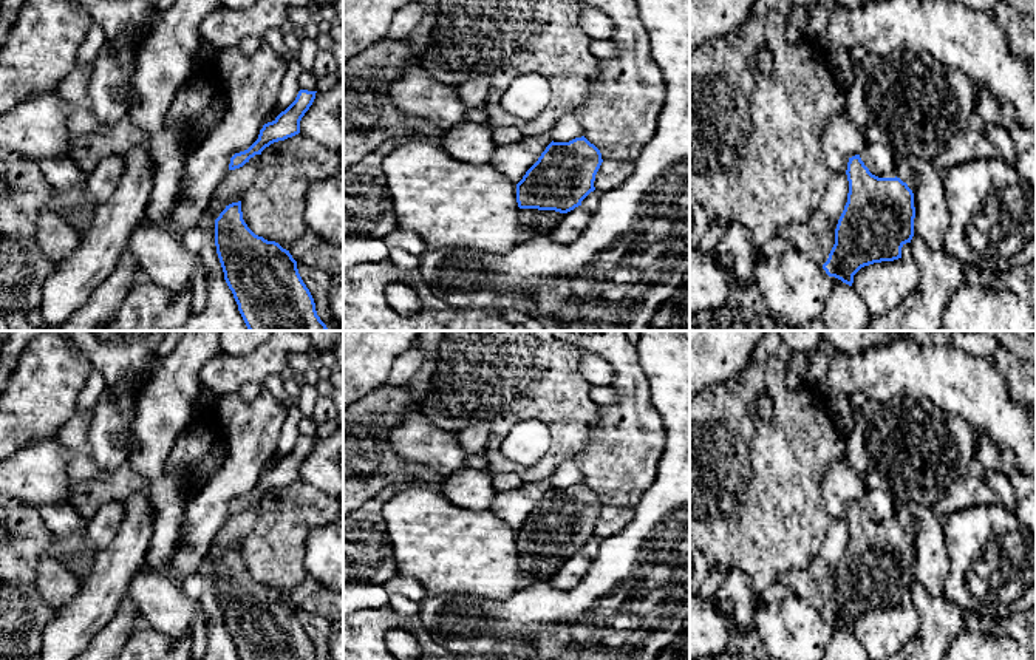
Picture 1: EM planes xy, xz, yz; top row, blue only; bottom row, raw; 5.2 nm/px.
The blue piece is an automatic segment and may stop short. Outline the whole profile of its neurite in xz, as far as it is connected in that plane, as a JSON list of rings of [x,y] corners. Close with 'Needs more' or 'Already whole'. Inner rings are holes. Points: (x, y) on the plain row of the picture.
[[[584,482],[550,488],[516,530],[523,584],[547,583],[563,560],[581,552],[595,536],[601,512],[600,496]]]. Needs more

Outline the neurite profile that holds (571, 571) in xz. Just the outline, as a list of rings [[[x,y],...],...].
[[[581,552],[563,560],[558,570],[549,578],[547,584],[558,590],[574,589],[588,573],[592,560]]]

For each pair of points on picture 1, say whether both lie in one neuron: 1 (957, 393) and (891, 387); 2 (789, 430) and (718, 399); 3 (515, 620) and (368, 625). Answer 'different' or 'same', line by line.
1: same
2: same
3: different

